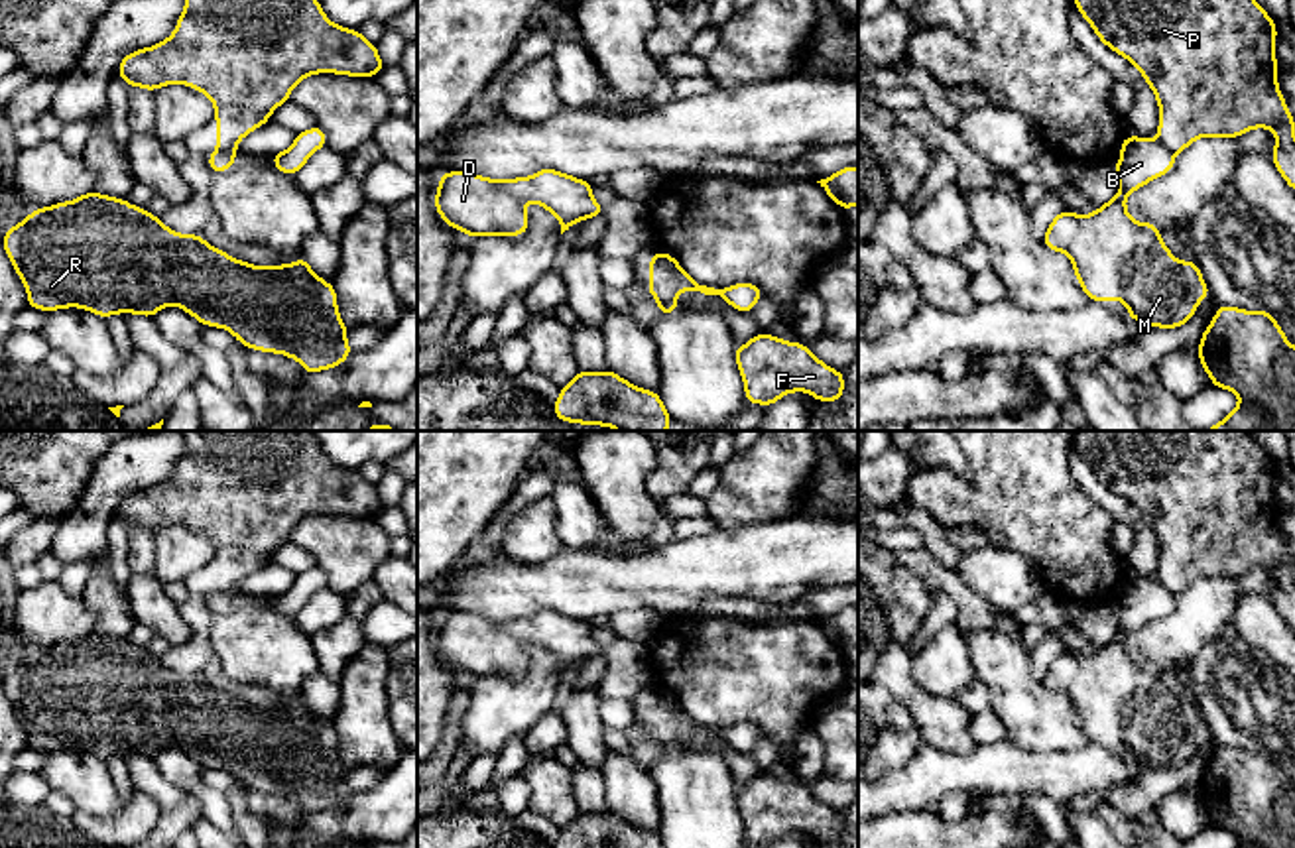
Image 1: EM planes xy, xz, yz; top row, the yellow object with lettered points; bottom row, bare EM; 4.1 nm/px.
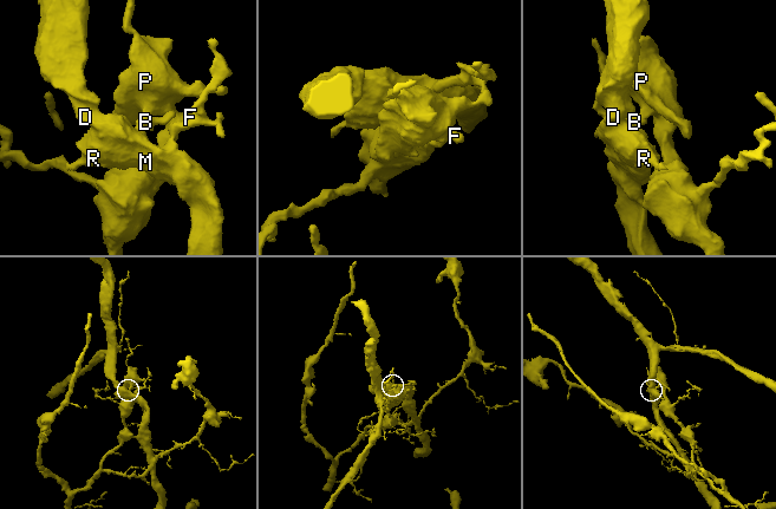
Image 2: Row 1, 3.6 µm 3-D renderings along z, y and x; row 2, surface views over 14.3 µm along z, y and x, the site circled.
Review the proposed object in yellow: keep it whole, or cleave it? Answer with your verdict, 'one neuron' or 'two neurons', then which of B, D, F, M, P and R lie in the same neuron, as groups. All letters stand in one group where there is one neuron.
two neurons; groups B D M R / F P

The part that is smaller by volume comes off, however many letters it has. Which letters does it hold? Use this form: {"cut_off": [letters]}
{"cut_off": ["F", "P"]}

